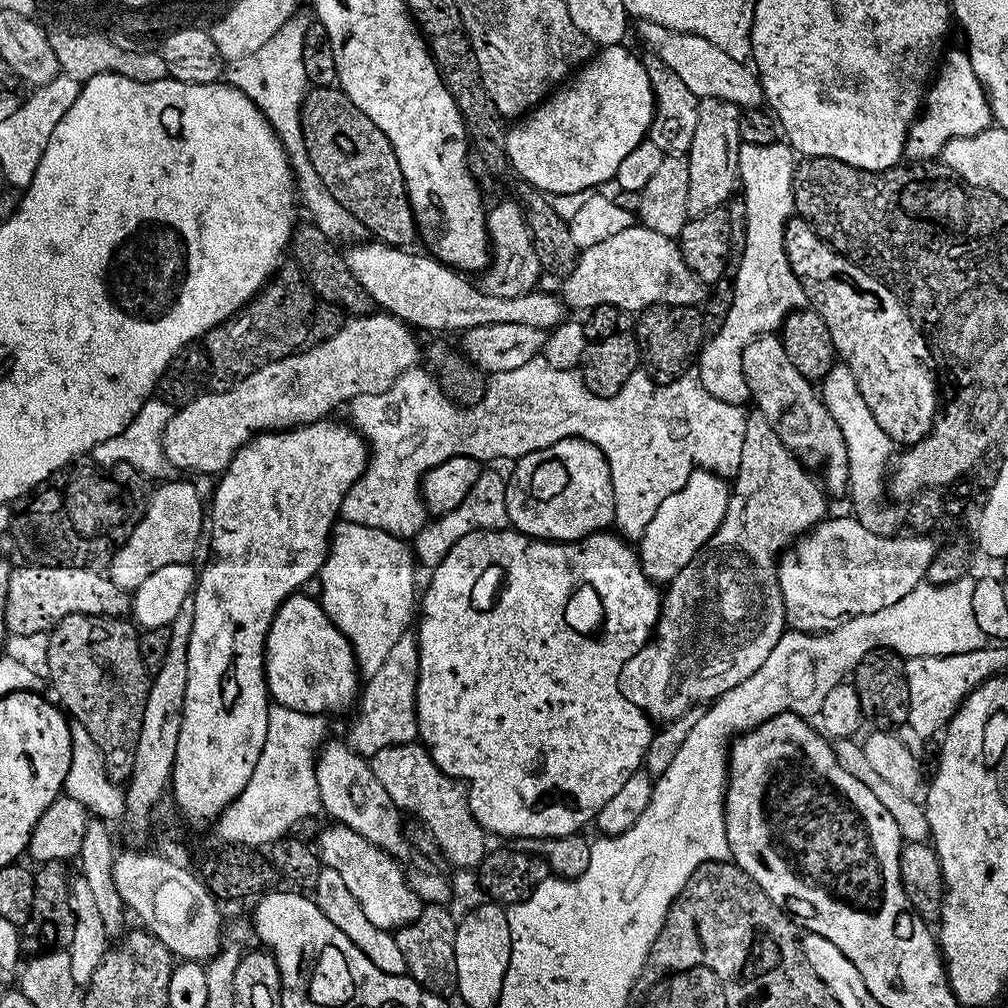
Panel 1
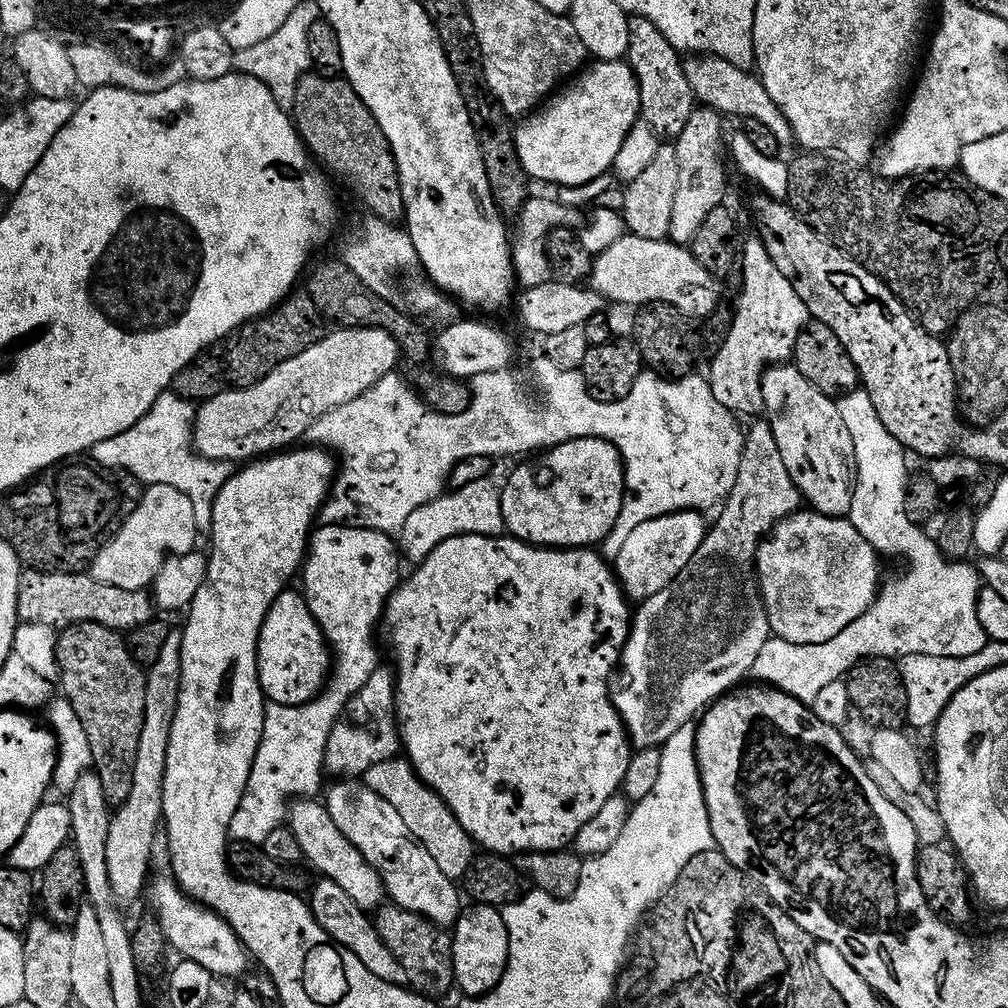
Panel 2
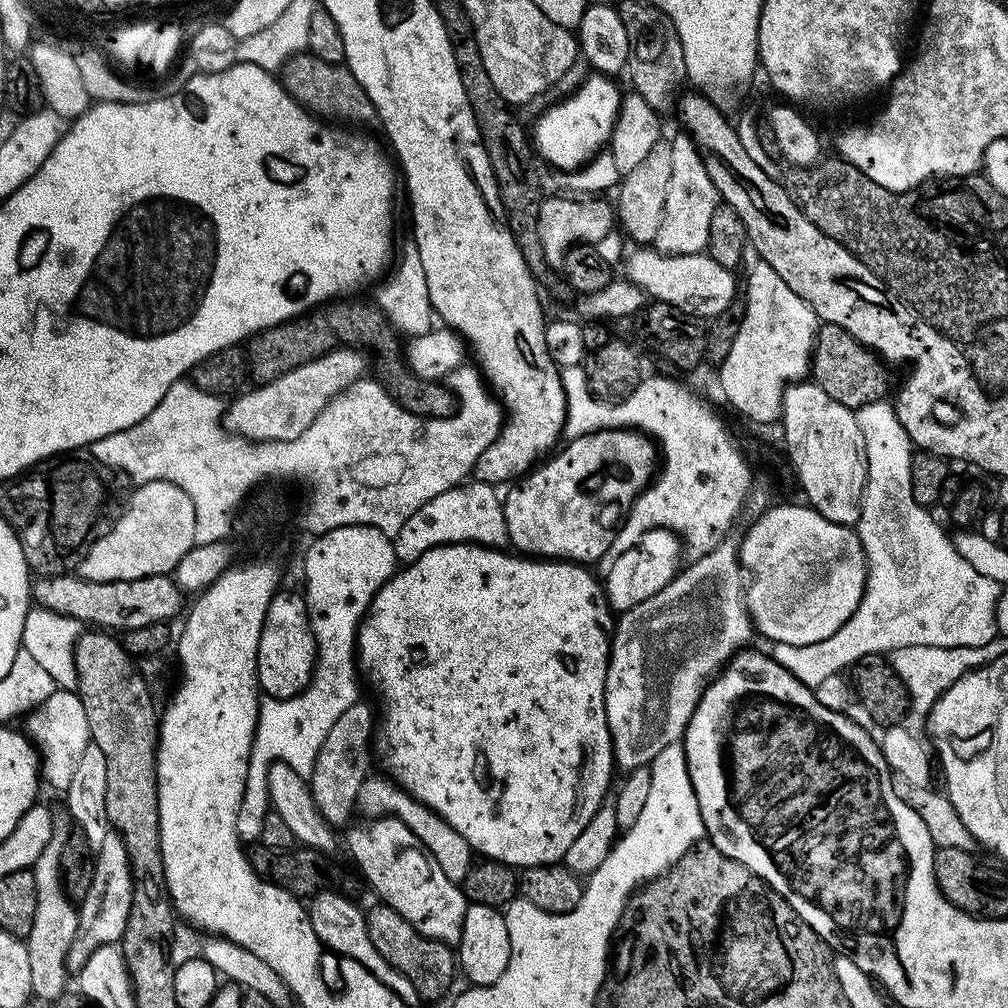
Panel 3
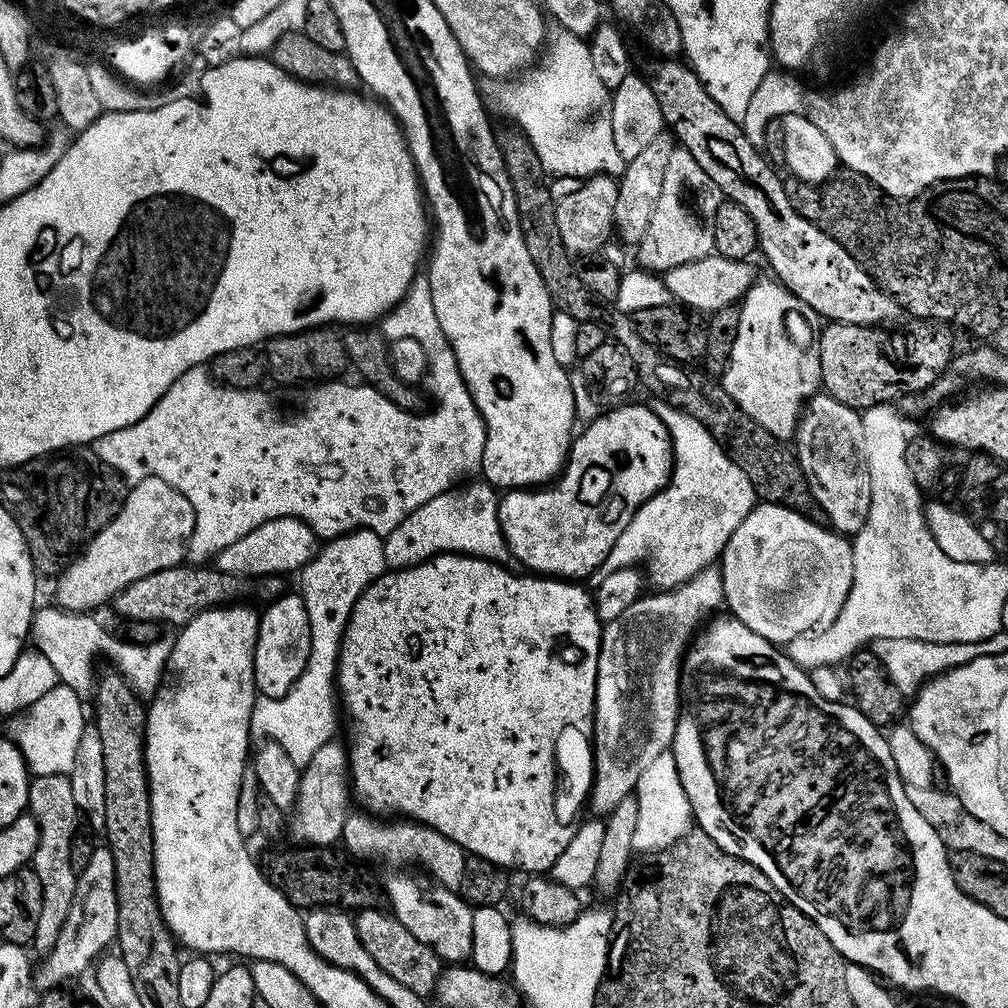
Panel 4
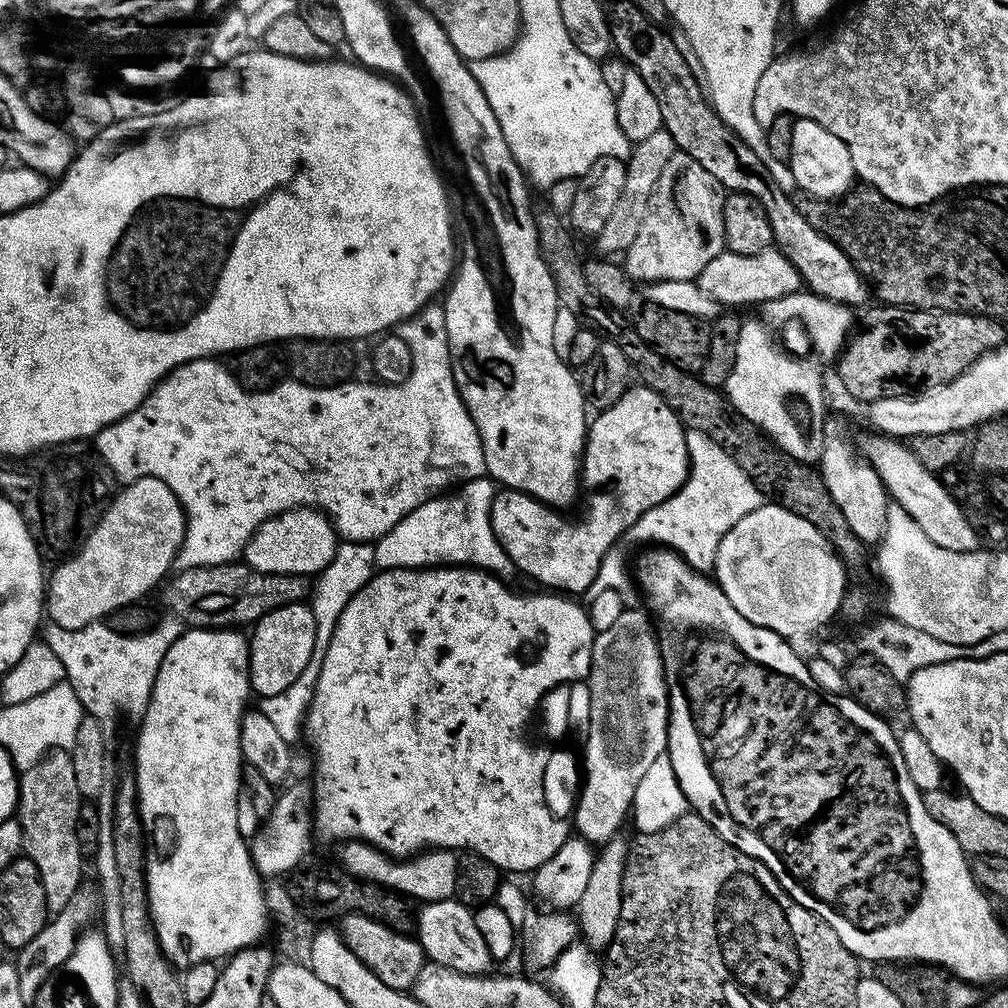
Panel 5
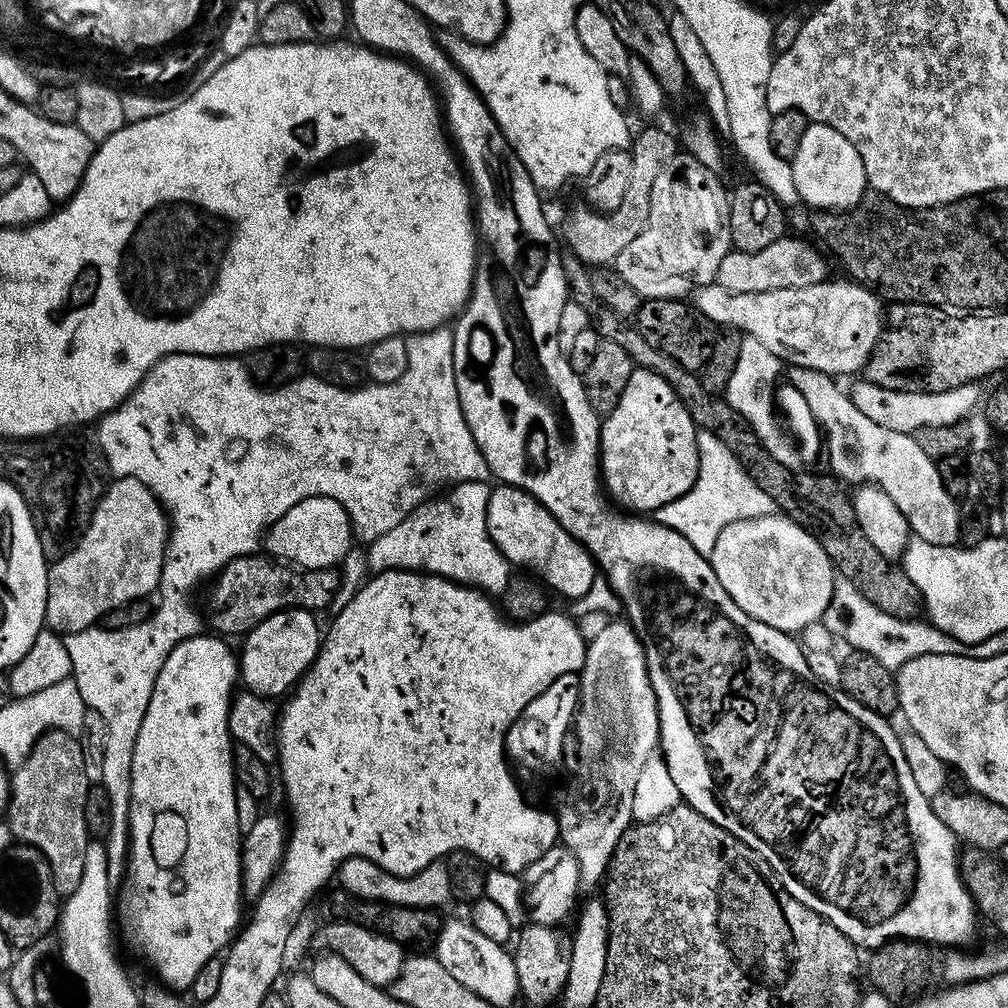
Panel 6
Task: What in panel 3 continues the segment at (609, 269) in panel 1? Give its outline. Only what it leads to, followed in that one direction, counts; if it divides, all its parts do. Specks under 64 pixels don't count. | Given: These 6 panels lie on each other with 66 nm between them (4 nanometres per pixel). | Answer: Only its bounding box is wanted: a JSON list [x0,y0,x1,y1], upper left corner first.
[626,246,736,318]

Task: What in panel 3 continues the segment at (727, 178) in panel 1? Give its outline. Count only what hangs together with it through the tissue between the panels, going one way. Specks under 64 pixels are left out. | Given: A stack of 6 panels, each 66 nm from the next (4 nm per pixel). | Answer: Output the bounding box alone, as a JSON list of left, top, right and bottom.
[654,134,722,256]

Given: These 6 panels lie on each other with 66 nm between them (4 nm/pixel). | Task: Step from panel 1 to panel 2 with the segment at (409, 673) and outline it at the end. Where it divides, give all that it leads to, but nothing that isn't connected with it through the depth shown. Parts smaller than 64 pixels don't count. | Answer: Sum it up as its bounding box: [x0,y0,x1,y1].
[324,666,402,778]

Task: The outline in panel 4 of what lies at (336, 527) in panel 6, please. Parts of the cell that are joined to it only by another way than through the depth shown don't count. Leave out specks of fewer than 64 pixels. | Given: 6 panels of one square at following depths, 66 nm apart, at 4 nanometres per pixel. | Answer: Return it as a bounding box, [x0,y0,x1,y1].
[214,516,318,578]

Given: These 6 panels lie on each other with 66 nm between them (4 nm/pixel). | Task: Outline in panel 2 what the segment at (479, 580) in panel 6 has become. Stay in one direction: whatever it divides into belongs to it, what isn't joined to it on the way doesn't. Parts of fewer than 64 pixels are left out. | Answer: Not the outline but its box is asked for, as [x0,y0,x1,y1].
[398,478,498,562]

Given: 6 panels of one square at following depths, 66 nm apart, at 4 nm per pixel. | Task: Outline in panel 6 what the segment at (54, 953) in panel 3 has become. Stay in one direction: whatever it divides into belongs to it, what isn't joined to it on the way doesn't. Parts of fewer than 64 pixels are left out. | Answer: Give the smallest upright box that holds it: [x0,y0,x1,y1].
[6,730,90,898]

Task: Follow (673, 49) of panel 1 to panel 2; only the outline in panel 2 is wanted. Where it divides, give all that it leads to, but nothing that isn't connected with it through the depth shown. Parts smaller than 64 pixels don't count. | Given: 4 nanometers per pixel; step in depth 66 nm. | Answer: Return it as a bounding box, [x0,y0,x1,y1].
[683,54,793,146]

